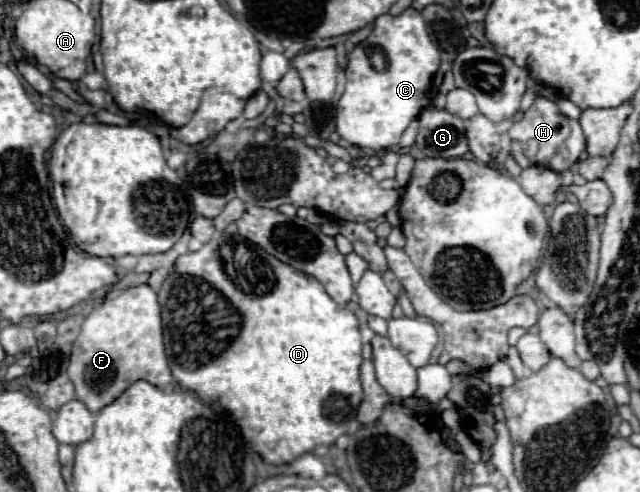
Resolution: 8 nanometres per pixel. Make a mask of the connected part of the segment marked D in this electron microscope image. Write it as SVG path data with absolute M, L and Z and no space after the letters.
M222 236L222 238L212 238L208 244L204 244L198 252L188 252L182 254L174 262L172 274L164 280L160 292L158 292L158 302L162 310L162 326L164 326L164 348L168 356L168 366L172 370L172 376L176 382L186 388L196 392L202 400L212 400L218 402L222 408L230 410L234 416L246 418L250 428L256 430L258 442L252 444L252 448L262 456L264 462L268 464L290 464L302 454L314 452L320 446L330 446L334 440L342 434L348 432L350 424L356 420L356 410L362 402L362 384L360 384L360 374L358 368L362 364L362 336L358 328L358 318L346 310L344 306L336 304L326 292L324 286L312 278L306 276L292 266L280 262L276 256L264 252L258 244L248 242L242 236Z

